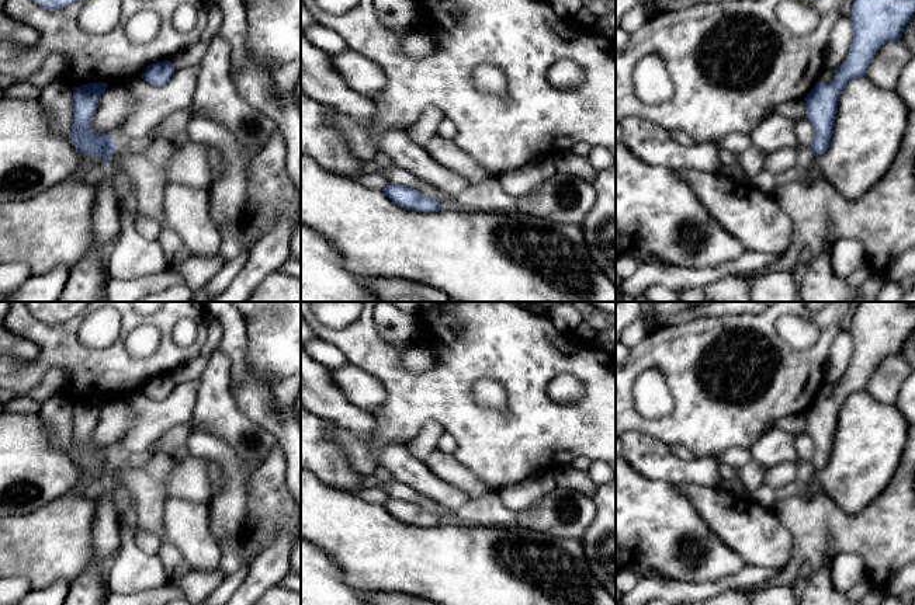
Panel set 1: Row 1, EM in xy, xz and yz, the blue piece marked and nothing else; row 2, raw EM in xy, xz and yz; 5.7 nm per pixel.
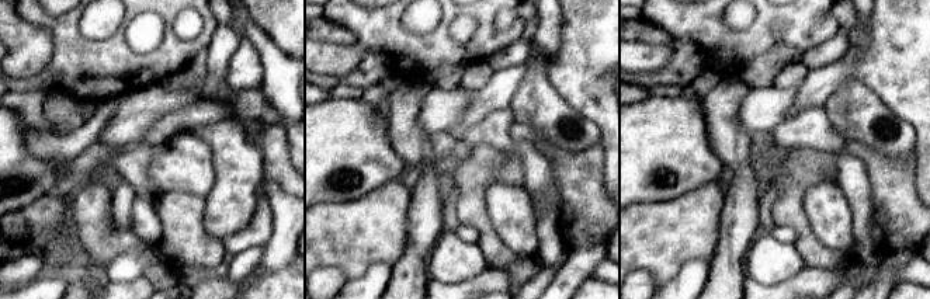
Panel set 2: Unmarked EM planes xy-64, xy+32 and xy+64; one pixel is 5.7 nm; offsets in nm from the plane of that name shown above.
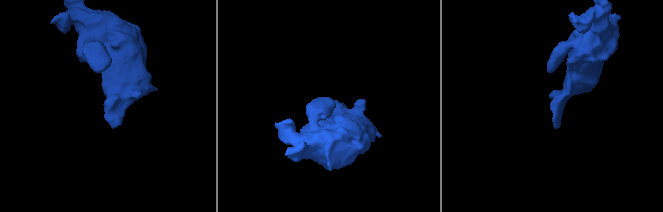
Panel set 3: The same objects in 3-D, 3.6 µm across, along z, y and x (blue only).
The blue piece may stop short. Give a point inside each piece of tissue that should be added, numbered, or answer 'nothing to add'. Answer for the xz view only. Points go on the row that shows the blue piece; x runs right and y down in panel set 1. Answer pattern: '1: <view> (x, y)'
nothing to add

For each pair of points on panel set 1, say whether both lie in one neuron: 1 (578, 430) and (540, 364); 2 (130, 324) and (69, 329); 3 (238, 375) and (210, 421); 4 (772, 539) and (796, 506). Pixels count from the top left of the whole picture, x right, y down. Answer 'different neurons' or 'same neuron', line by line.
1: same neuron
2: same neuron
3: different neurons
4: different neurons

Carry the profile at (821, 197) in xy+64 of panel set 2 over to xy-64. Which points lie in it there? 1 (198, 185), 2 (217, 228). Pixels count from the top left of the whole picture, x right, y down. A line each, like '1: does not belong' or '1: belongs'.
1: does not belong
2: does not belong

